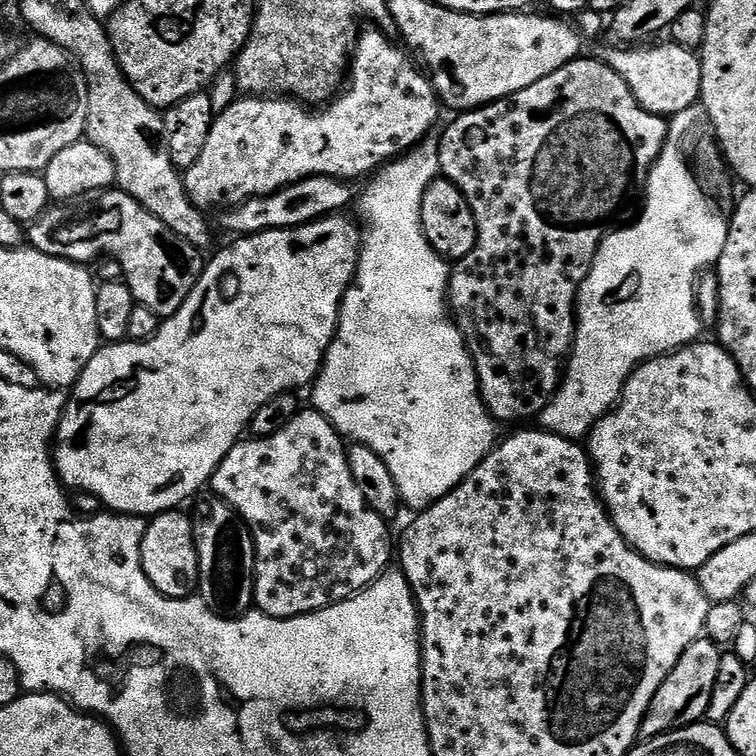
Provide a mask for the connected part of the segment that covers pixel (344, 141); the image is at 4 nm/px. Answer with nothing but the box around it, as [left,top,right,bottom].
[183,26,442,210]

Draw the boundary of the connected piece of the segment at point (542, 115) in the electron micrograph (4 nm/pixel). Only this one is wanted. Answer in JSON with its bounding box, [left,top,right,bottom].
[438,58,669,425]

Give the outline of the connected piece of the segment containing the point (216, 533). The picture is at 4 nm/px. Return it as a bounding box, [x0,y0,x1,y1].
[190,496,256,618]

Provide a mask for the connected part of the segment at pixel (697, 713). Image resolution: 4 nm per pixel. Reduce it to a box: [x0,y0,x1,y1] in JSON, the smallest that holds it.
[639,639,722,741]

